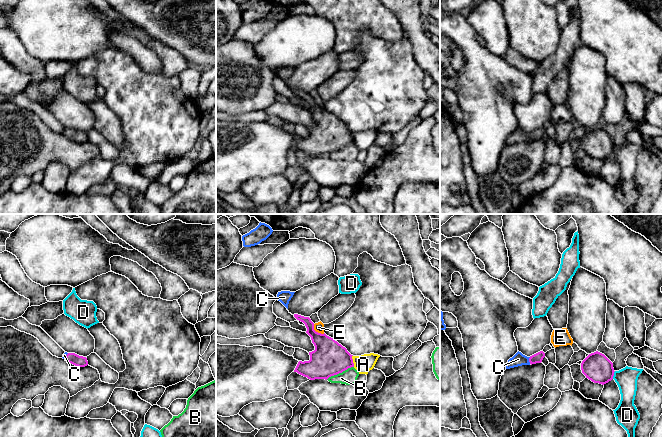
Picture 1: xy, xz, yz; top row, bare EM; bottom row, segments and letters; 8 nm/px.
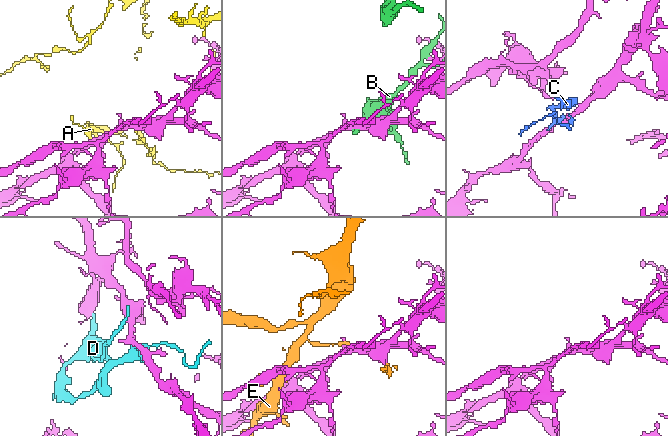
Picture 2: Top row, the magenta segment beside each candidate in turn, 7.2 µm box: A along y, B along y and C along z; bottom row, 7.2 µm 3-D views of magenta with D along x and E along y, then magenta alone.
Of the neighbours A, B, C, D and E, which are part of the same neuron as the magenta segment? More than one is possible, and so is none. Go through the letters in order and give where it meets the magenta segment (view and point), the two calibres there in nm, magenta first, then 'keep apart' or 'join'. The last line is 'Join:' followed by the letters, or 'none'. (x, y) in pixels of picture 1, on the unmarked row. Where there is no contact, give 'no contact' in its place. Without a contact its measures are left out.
A: contact xz (352, 137); calibres 280 and 150 nm; keep apart
B: contact xz (339, 148); calibres 280 and 130 nm; keep apart
C: contact yz (529, 136); calibres 80 and 100 nm; join
D: contact yz (613, 151); calibres 220 and 170 nm; keep apart
E: contact xz (317, 108); calibres 280 and 80 nm; keep apart
Join: C

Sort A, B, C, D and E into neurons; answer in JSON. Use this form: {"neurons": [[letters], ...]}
{"neurons": [["A"], ["B"], ["C"], ["D"], ["E"]]}

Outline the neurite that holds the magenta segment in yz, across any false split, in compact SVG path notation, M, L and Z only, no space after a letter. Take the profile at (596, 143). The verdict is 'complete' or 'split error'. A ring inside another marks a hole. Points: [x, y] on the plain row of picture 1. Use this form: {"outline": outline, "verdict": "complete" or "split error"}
{"outline": "M602 129L589 130L581 139L582 149L594 159L606 160L613 155L613 139Z", "verdict": "complete"}

